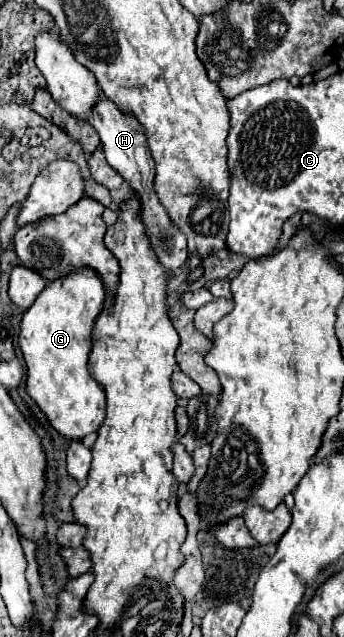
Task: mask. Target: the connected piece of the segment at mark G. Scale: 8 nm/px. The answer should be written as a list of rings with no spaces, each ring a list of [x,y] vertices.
[[[91,267],[75,269],[71,275],[51,281],[25,311],[19,331],[19,347],[27,365],[27,393],[47,415],[51,425],[73,439],[67,449],[67,471],[85,483],[91,469],[91,449],[83,445],[83,437],[97,431],[105,419],[105,389],[89,373],[87,361],[91,353],[91,329],[103,309],[105,285]]]

